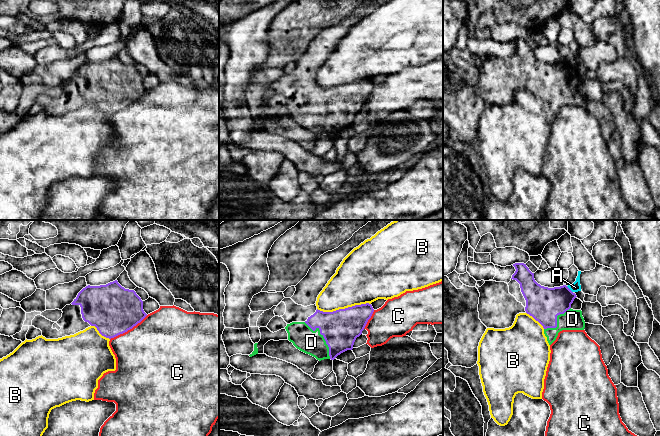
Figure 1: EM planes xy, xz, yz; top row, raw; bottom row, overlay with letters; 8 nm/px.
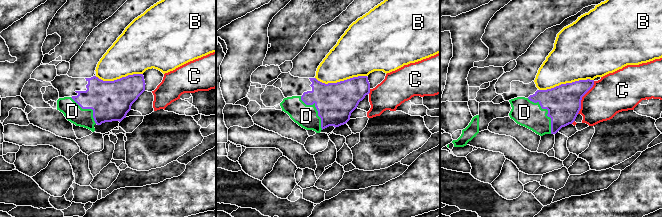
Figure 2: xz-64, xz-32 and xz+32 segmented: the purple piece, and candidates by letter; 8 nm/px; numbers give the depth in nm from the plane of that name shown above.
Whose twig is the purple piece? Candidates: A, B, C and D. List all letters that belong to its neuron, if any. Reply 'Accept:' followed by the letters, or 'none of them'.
Accept: D

